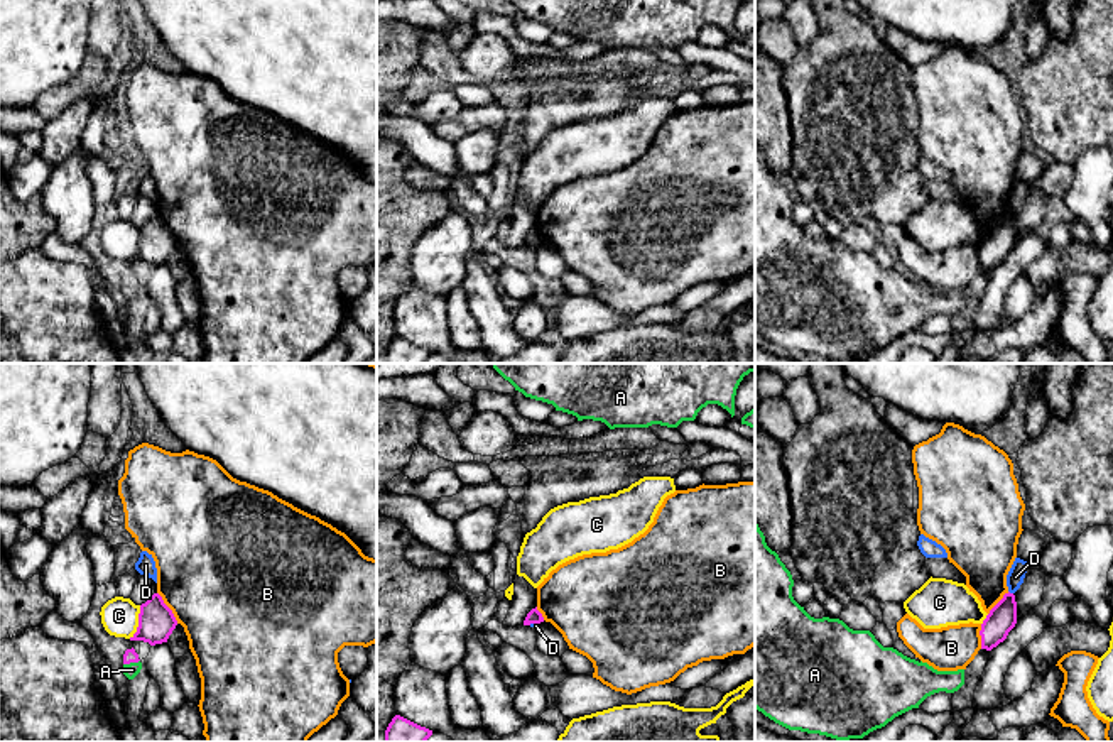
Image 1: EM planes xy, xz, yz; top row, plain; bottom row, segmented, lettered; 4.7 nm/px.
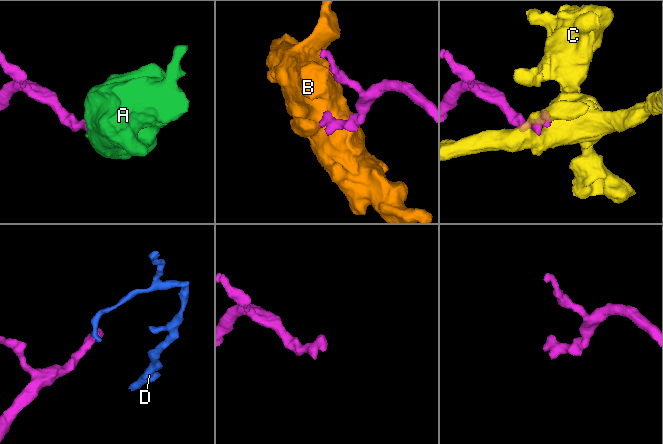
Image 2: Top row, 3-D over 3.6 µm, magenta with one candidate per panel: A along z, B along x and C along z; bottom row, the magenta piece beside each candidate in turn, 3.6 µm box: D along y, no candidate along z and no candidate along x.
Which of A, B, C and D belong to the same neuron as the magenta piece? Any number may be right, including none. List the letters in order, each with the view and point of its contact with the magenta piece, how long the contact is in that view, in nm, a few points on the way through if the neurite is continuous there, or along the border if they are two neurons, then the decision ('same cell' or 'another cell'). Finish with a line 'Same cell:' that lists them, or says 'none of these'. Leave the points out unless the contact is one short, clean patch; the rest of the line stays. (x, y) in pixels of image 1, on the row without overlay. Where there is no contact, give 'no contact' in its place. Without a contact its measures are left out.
A: meets magenta in xy at (130, 283); contact 80 nm long; runs through xy (130, 278), (130, 283), (132, 291); same cell
B: meets magenta in xy at (168, 229); contact 180 nm long; another cell
C: meets magenta in xy at (139, 244); contact 170 nm long; another cell
D: meets magenta in yz at (1009, 213); contact 30 nm long; border along yz (1009, 212), (1012, 215); another cell
Same cell: A

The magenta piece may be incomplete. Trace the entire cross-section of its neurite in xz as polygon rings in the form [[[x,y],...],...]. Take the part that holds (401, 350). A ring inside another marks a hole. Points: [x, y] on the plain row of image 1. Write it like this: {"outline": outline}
{"outline": [[[395,336],[385,352],[385,363],[426,363],[432,352]]]}

